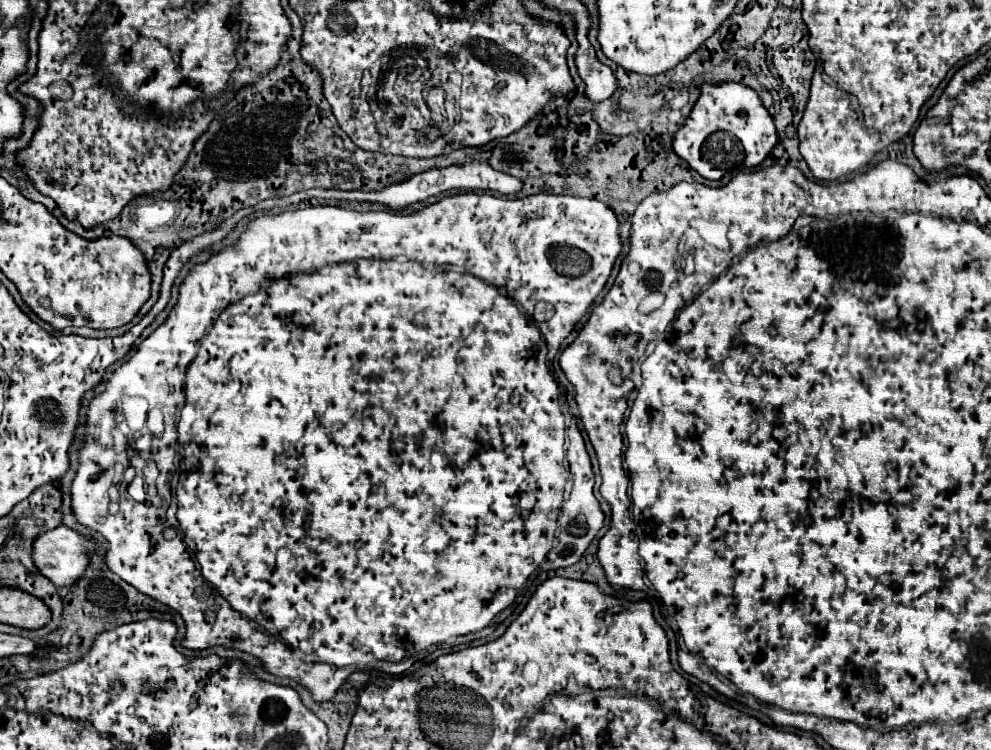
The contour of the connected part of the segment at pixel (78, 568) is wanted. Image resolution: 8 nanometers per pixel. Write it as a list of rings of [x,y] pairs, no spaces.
[[[60,525],[52,531],[40,533],[38,539],[34,541],[34,563],[38,567],[38,571],[48,577],[56,587],[68,587],[74,585],[76,581],[80,581],[80,573],[84,573],[84,569],[90,565],[90,555],[96,549],[96,541],[66,527]]]

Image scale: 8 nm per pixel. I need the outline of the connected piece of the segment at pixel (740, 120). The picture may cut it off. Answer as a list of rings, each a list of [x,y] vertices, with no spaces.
[[[742,83],[702,85],[702,93],[680,131],[674,135],[674,151],[702,177],[720,181],[728,171],[760,165],[778,143],[772,115],[754,89]]]

